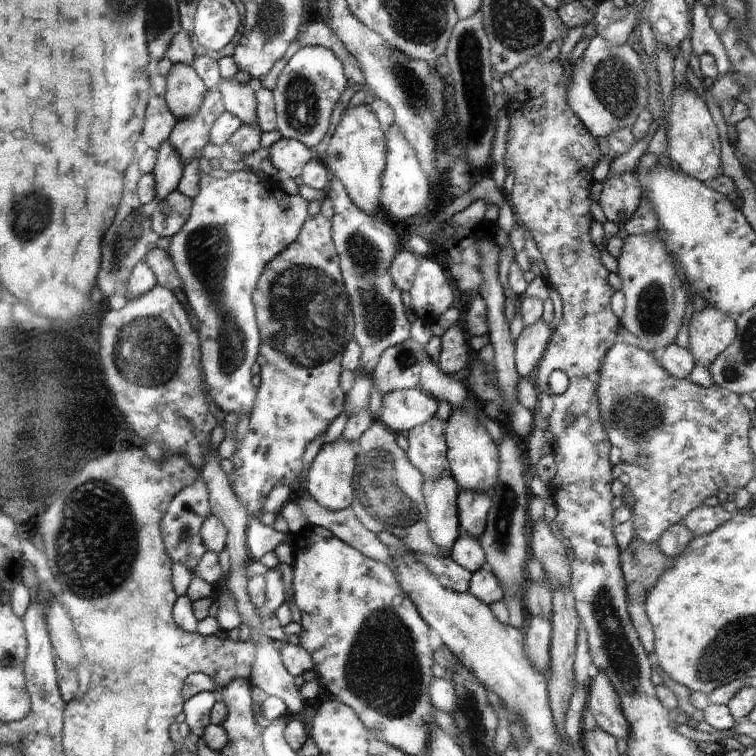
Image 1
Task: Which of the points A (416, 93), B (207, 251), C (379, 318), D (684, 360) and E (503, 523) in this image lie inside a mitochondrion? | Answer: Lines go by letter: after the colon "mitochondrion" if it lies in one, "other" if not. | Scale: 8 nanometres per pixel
A: mitochondrion
B: mitochondrion
C: mitochondrion
D: other
E: mitochondrion

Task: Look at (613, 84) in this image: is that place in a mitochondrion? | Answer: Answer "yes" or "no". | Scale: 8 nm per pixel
yes

